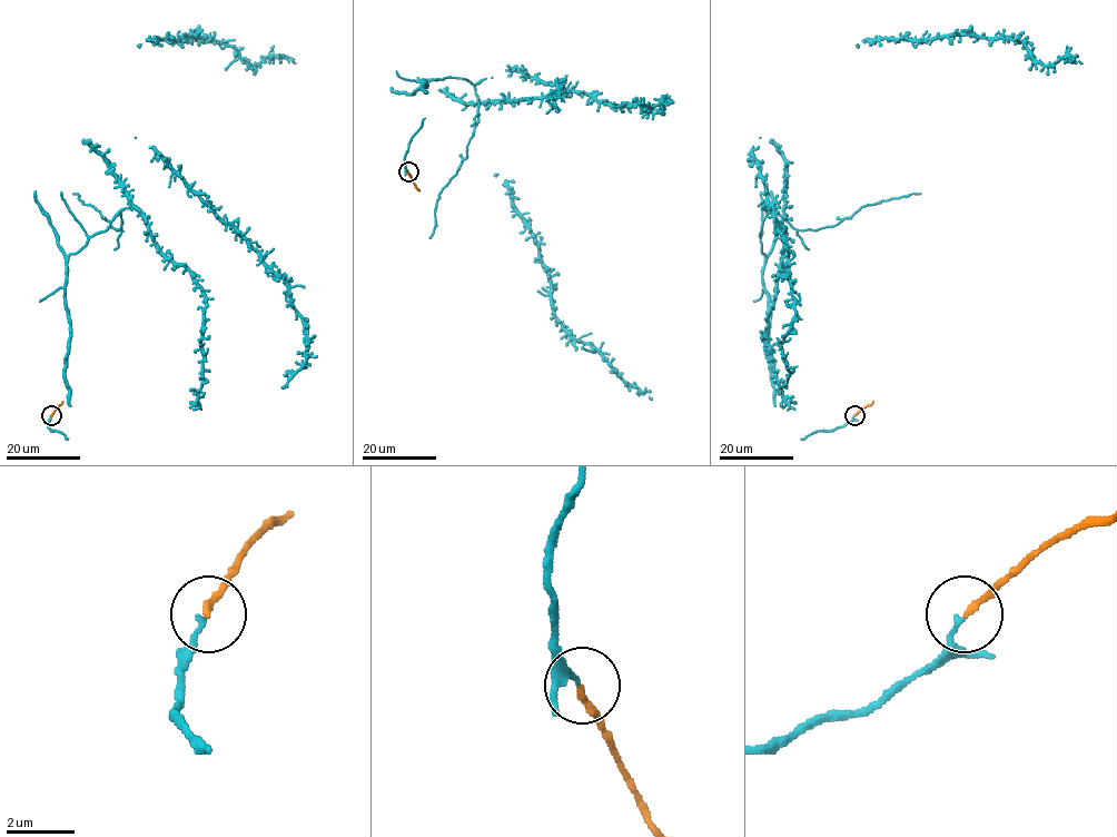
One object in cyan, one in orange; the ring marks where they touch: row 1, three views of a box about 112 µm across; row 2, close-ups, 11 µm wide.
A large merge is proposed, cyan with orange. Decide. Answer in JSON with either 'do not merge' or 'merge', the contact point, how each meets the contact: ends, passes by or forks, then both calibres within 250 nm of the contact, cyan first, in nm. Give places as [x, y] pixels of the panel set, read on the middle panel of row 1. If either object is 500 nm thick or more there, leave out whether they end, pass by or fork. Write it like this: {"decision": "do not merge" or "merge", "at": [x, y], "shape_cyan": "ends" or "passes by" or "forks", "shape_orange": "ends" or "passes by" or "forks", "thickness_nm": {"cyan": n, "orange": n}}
{"decision": "merge", "at": [408, 171], "shape_cyan": "ends", "shape_orange": "ends", "thickness_nm": {"cyan": 130, "orange": 180}}

